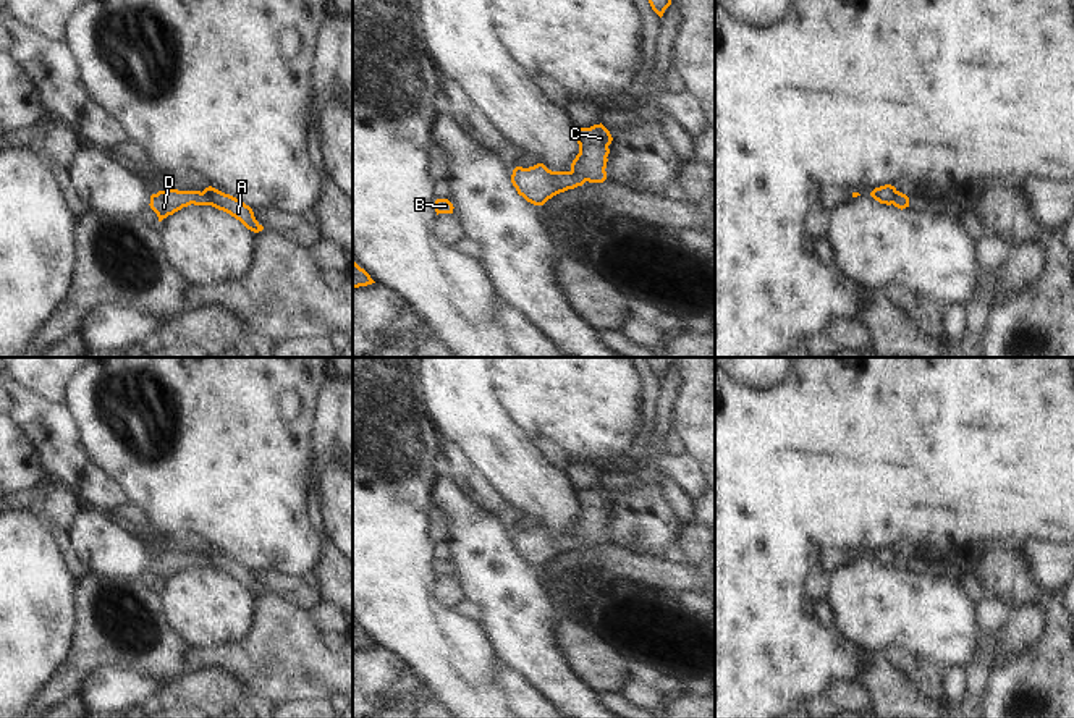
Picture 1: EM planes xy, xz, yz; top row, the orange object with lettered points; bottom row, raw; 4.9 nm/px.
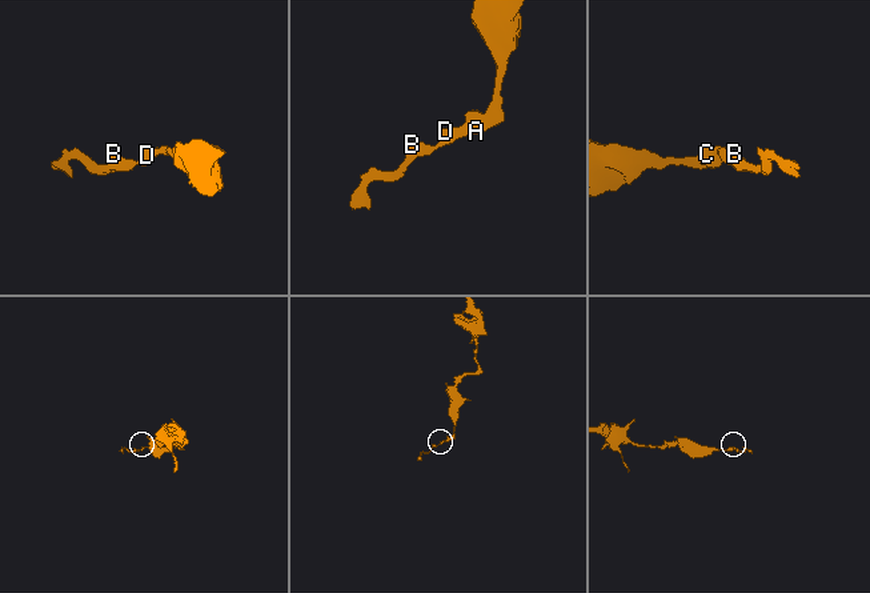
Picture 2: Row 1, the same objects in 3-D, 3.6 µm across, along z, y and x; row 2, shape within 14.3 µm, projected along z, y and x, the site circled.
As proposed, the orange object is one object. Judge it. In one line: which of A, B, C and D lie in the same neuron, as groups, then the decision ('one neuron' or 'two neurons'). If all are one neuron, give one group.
A B C D | one neuron

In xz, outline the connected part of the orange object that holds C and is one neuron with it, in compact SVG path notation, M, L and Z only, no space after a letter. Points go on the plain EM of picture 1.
M600 485L576 492L579 516L569 534L552 534L543 526L529 530L516 529L511 545L518 556L534 568L543 568L553 558L589 545L607 542L607 524L613 500Z

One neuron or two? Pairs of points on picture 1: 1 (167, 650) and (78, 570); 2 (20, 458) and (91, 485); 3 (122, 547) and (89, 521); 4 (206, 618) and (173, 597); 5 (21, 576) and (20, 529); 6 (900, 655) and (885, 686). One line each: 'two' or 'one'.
1: two
2: two
3: one
4: one
5: one
6: two

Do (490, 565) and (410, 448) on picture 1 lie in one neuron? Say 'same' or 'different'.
different

